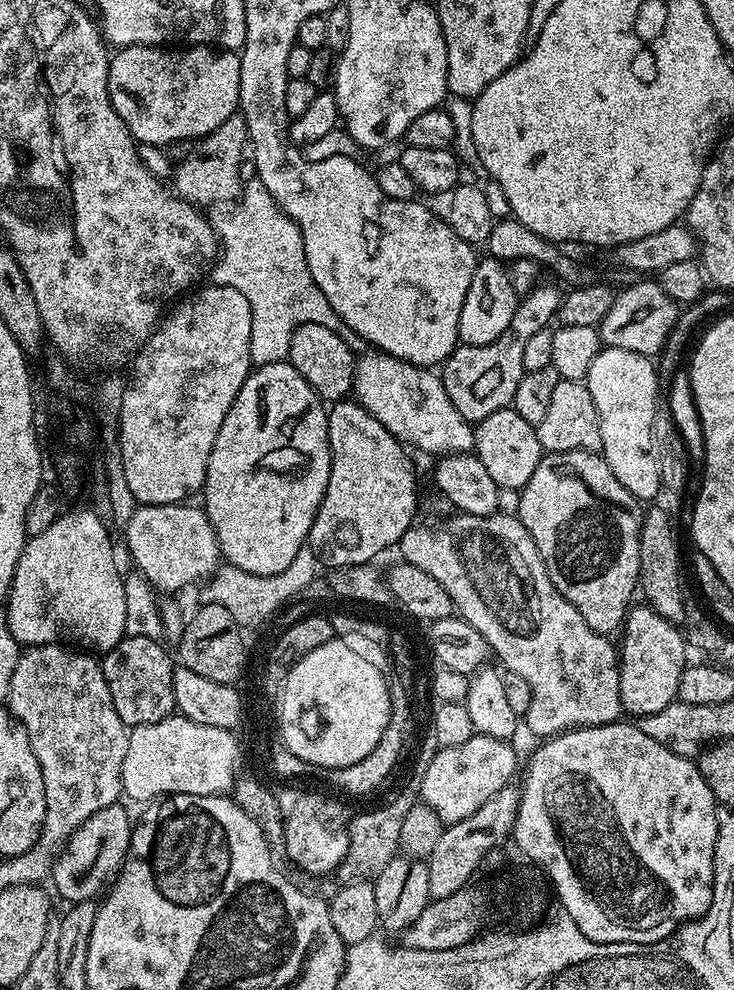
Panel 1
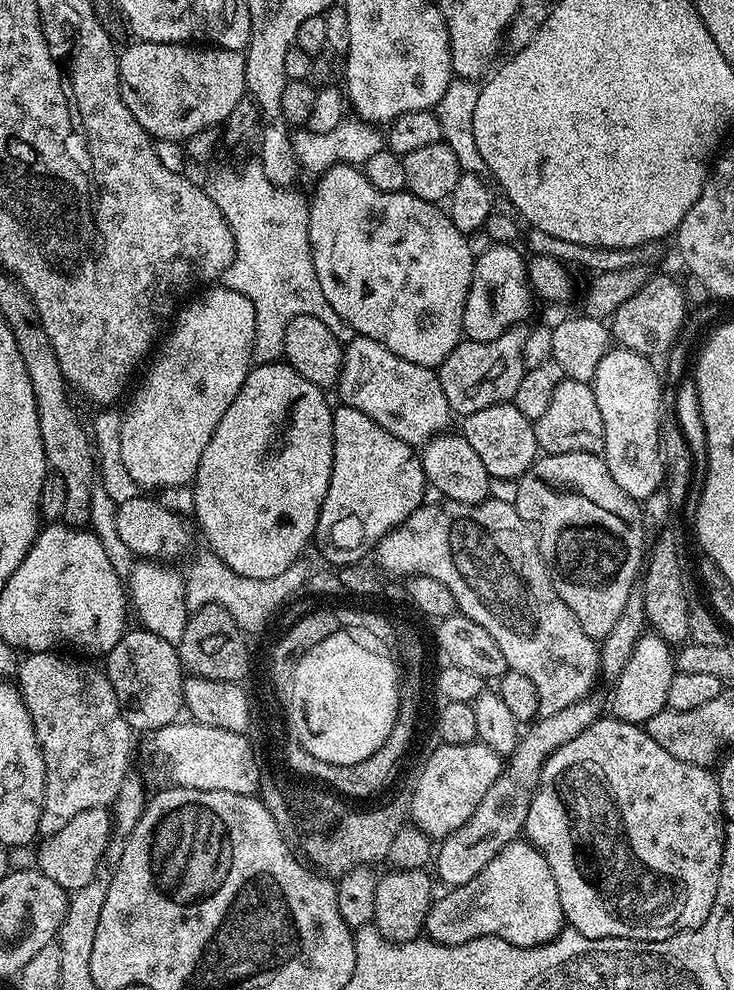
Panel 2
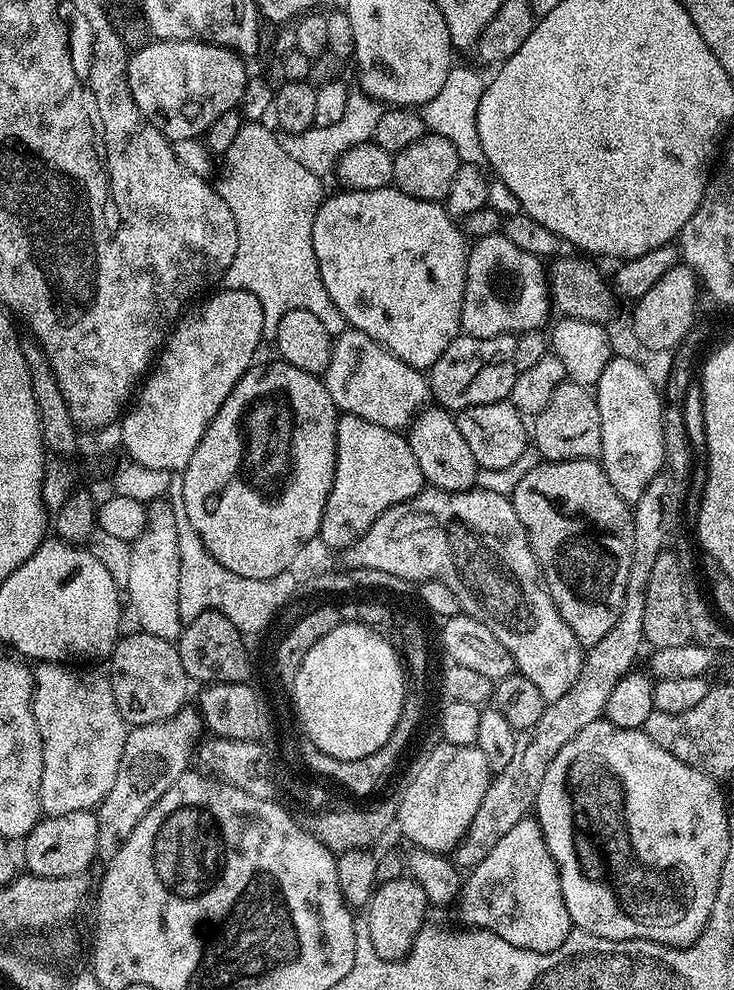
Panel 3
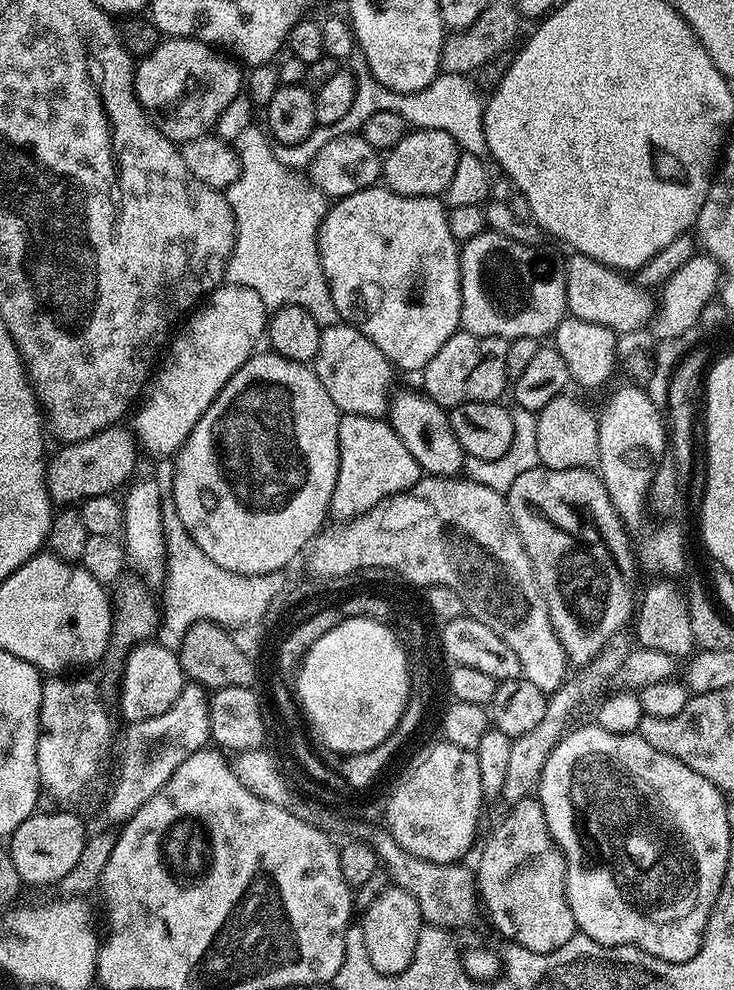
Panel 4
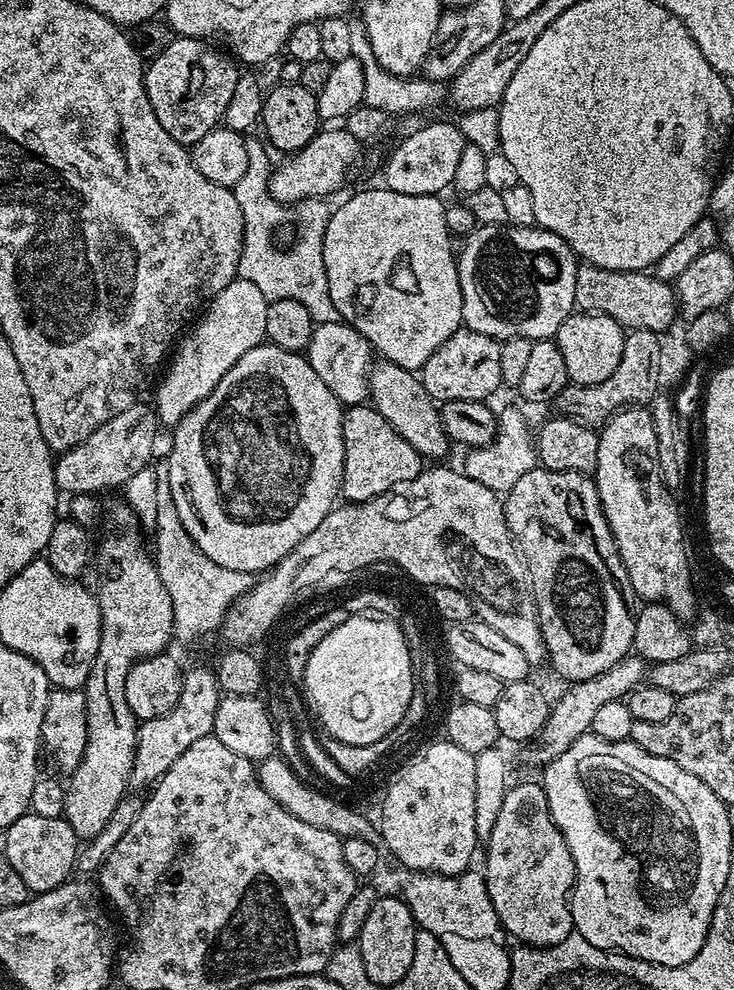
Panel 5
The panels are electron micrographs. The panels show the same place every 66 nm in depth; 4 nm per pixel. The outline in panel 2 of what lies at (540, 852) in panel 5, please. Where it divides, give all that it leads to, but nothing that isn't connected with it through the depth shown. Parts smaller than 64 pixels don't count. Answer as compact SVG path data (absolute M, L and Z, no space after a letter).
M524 838L514 839L497 850L490 862L470 882L445 892L441 900L440 897L433 899L432 909L428 911L424 923L427 939L439 944L461 944L474 938L497 936L519 948L533 948L539 944L549 944L566 927L554 874L550 874L550 866L544 855Z

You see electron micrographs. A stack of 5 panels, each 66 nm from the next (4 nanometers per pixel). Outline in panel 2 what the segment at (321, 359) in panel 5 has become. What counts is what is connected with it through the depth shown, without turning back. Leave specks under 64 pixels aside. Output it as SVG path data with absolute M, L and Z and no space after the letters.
M359 334L344 344L339 392L343 407L362 410L382 430L413 446L423 446L433 436L447 433L448 423L454 420L446 394L442 394L440 377L433 369L406 362L406 358L398 358L386 346Z

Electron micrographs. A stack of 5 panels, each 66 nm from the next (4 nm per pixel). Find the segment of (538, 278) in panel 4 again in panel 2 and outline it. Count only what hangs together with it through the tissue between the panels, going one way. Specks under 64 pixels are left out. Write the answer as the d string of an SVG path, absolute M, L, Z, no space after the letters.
M493 243L484 253L475 257L472 266L472 285L466 298L466 310L464 311L464 336L469 340L493 340L498 338L507 328L527 321L528 311L532 308L533 293L528 285L525 272L525 257L520 257L518 247L509 244Z

